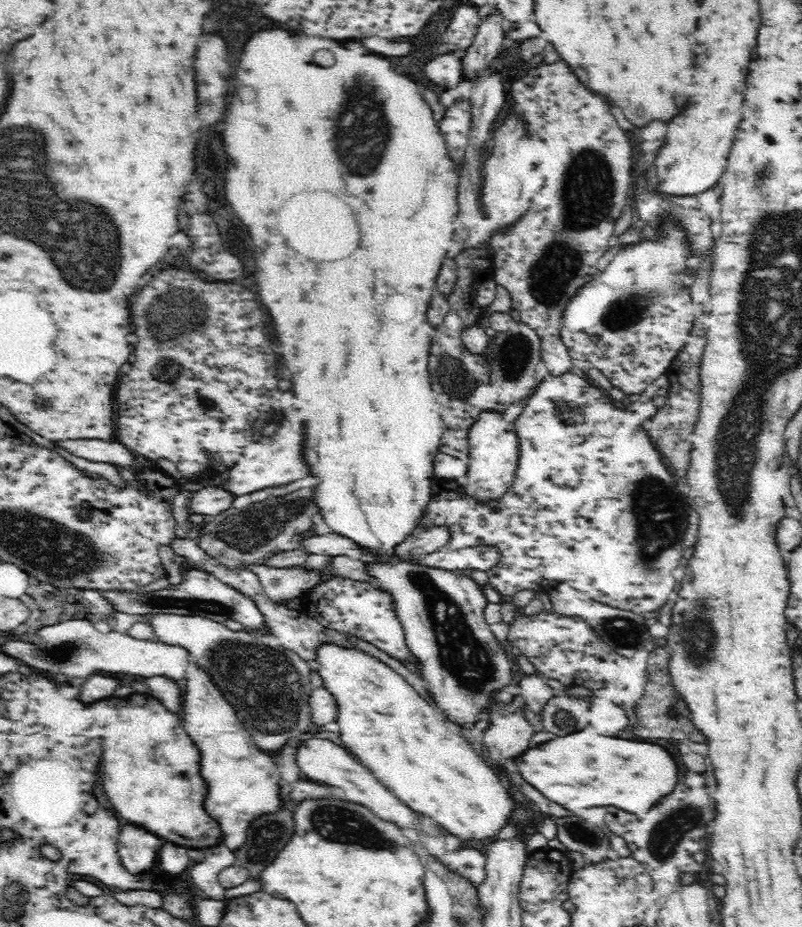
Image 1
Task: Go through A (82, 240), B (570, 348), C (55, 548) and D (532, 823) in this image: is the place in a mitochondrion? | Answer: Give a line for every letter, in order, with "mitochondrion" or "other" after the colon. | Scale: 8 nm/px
A: mitochondrion
B: other
C: mitochondrion
D: other

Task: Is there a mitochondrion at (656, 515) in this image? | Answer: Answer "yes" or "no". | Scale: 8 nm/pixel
yes

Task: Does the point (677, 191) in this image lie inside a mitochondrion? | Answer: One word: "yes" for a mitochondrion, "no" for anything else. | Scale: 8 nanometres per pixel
no

